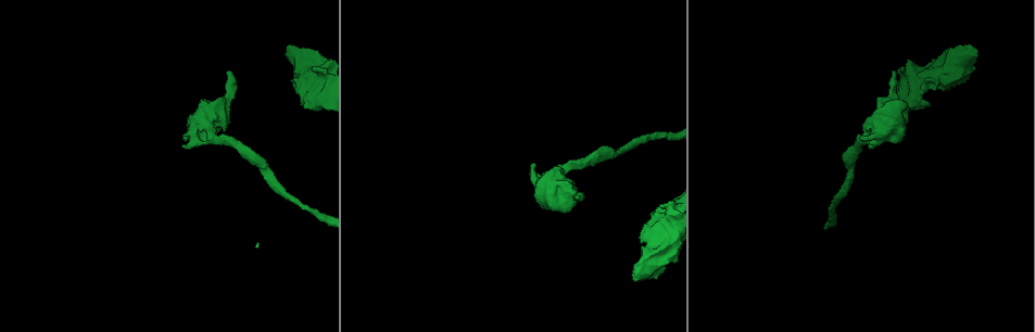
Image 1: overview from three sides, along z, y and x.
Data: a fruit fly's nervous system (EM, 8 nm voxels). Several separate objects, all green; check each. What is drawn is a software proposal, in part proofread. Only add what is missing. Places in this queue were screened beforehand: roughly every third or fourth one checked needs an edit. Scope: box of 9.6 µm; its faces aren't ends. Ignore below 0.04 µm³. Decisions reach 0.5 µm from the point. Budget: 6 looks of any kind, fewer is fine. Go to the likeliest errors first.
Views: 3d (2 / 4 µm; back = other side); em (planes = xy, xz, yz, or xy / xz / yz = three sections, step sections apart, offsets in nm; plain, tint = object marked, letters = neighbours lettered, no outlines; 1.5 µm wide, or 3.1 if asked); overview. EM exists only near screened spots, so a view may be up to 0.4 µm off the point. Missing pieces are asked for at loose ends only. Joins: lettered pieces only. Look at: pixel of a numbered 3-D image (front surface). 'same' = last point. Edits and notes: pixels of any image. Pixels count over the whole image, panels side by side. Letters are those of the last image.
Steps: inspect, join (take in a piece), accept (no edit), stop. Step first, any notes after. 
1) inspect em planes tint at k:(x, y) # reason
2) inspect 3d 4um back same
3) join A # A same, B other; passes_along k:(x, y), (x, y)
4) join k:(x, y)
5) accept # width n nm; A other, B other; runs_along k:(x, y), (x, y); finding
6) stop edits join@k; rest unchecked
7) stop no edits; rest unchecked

inspect em yz step 4 letters at 1:(893, 72) # branch stops here

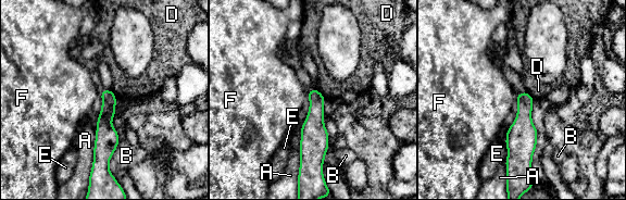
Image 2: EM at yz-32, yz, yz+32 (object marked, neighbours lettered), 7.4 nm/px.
inspect em planes letters same # cut it another way

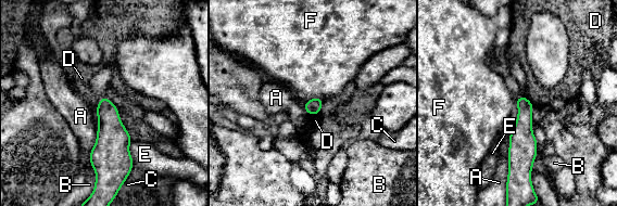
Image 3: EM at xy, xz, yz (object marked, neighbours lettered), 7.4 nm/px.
accept # A other, B other, C other, D other, E other, F other; no lettered piece goes on from it

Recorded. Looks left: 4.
inspect em yz step 8 letters at 1:(977, 51) # branch stops here

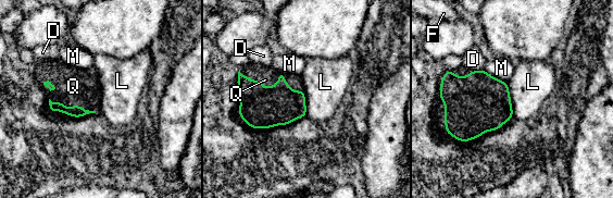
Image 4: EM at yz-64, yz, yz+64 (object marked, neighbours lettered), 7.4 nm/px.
inspect em planes letters same # cut it another way

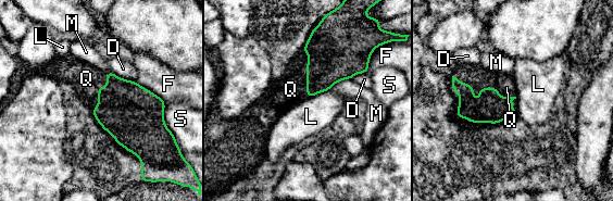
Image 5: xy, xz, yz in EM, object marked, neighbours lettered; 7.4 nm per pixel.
join Q # D other, F other, L other, M other, Q same, S other; passes_along 5:(490, 108), (483, 88), (478, 77); it goes on there

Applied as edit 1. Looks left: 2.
stop edits join@5; rest unchecked

